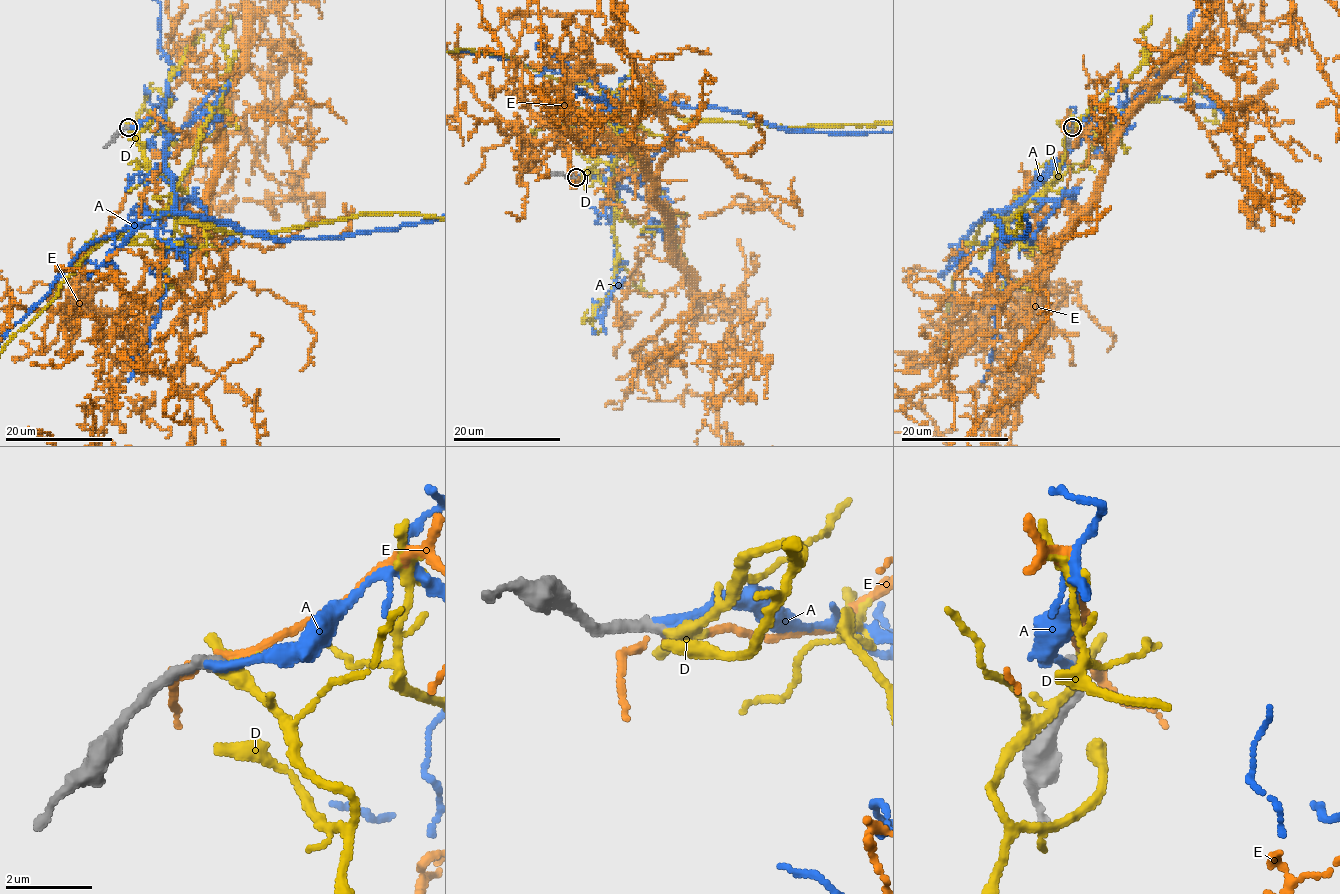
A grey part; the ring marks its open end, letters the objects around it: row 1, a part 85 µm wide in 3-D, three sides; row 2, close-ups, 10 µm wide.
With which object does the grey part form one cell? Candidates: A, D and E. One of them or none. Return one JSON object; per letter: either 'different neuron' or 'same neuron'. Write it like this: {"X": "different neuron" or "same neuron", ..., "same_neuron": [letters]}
{"A": "different neuron", "D": "different neuron", "E": "different neuron", "same_neuron": []}

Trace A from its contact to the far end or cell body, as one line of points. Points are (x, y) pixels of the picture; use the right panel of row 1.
A: (1072, 128), (1072, 117), (1083, 136), (1026, 196), (971, 226), (960, 249)

